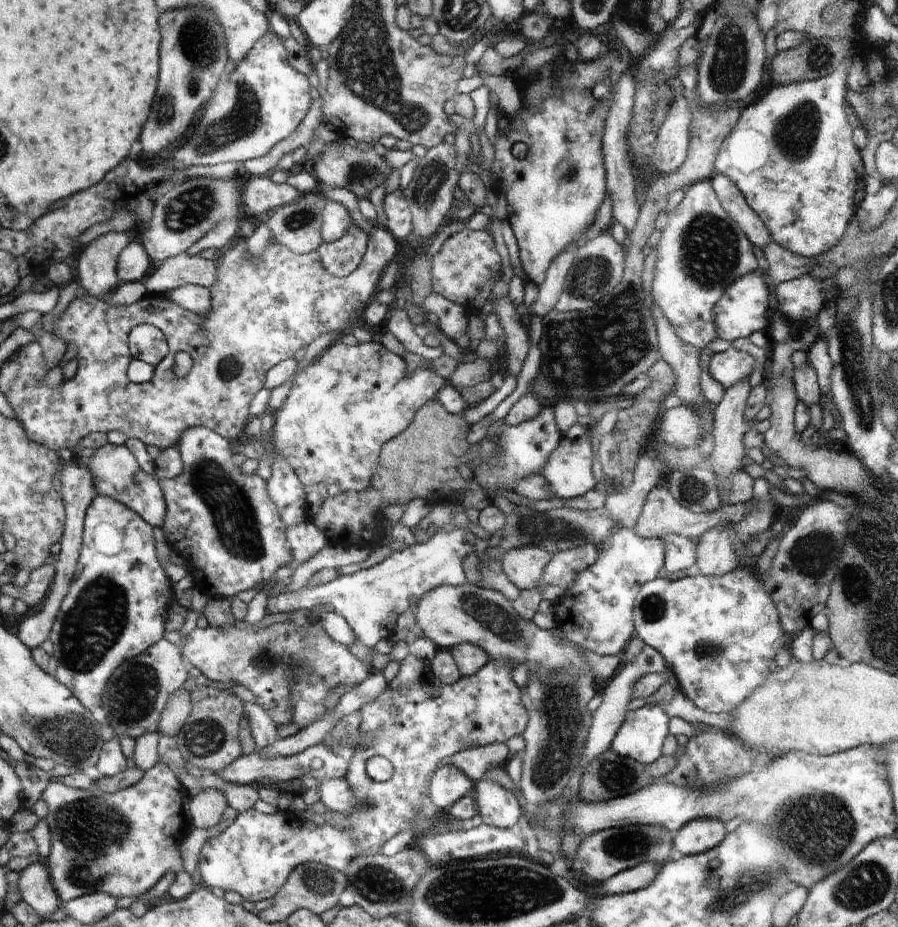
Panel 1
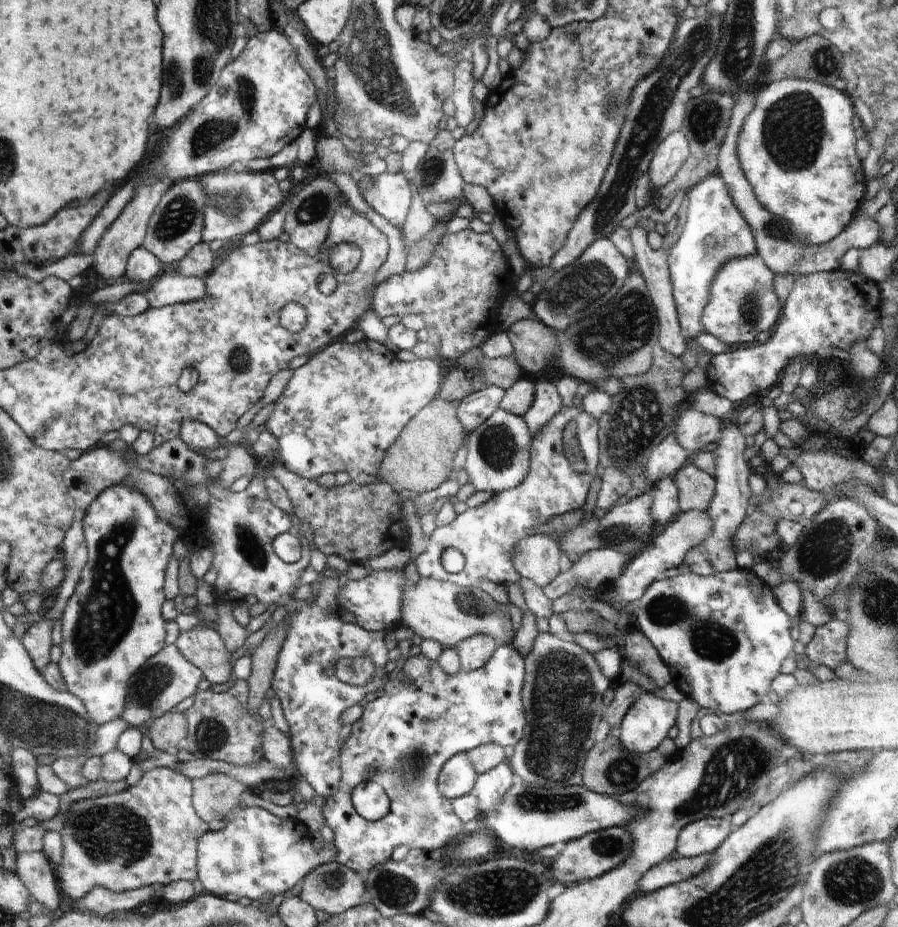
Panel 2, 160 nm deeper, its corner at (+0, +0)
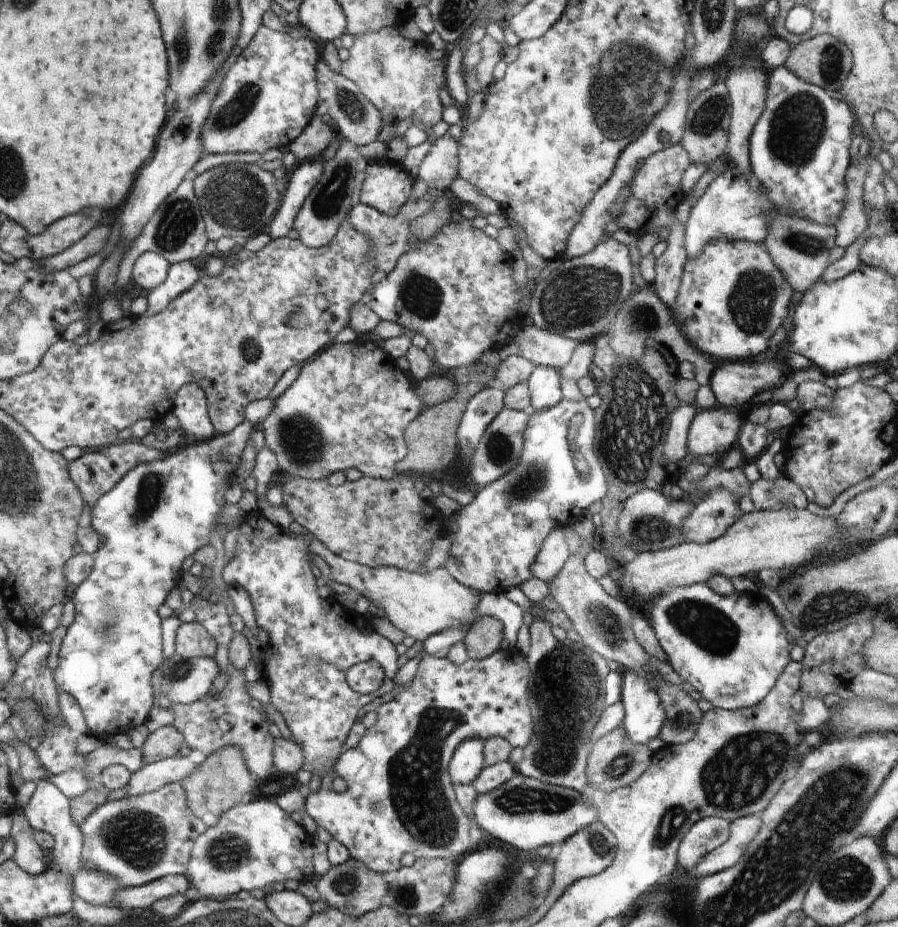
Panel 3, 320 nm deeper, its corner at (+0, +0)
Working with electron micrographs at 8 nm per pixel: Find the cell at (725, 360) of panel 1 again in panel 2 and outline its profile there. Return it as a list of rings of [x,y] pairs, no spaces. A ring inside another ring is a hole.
[[[843,269],[832,272],[817,272],[793,275],[794,287],[786,300],[782,320],[778,321],[778,328],[772,330],[767,342],[750,348],[740,348],[729,352],[713,355],[706,367],[707,387],[722,398],[744,405],[752,399],[760,399],[775,385],[779,372],[785,369],[788,360],[793,356],[815,356],[820,360],[837,361],[834,352],[846,351],[855,341],[866,341],[874,330],[880,315],[881,290],[876,281],[866,278],[861,272],[855,273]]]

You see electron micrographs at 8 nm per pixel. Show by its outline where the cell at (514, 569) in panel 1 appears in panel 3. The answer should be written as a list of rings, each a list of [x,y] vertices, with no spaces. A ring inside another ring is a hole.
[[[563,526],[550,532],[533,565],[534,577],[546,584],[552,582],[571,555],[564,536]]]

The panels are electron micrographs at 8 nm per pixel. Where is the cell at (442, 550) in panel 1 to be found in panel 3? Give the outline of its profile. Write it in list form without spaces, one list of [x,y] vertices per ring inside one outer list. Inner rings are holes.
[[[562,398],[554,406],[529,415],[520,460],[500,478],[480,487],[474,500],[459,510],[456,528],[451,532],[452,557],[443,566],[456,580],[482,594],[516,591],[534,578],[533,565],[550,532],[582,520],[588,506],[610,492],[610,472],[606,472],[606,464],[600,468],[598,459],[592,454],[596,421],[594,414],[586,410],[590,410],[587,399]]]

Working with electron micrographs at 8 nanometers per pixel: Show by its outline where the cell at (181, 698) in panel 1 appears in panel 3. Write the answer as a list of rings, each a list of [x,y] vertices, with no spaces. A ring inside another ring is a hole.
[[[174,726],[163,727],[147,736],[141,746],[145,764],[177,757],[178,751],[184,746],[181,732]]]

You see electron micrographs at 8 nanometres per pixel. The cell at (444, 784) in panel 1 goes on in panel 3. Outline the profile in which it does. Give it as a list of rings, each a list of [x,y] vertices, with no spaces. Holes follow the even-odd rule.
[[[476,735],[464,740],[458,746],[449,764],[449,775],[453,785],[470,783],[480,774],[485,767],[484,747],[485,740]]]

